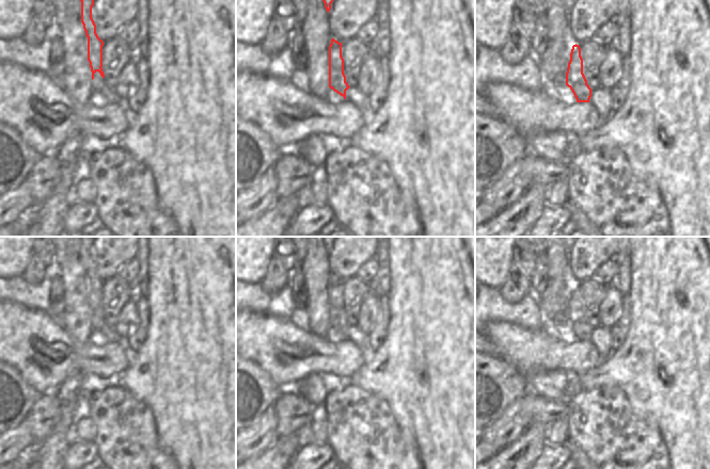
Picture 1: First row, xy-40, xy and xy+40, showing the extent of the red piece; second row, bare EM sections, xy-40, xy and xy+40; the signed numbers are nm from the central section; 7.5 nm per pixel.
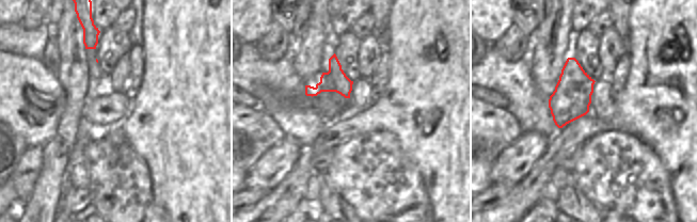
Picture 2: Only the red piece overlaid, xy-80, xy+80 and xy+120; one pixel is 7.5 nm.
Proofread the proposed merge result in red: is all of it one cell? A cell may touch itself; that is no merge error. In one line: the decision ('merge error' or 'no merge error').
merge error

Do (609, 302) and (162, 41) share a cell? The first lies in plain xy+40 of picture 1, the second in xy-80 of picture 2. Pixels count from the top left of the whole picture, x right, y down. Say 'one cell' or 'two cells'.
two cells

